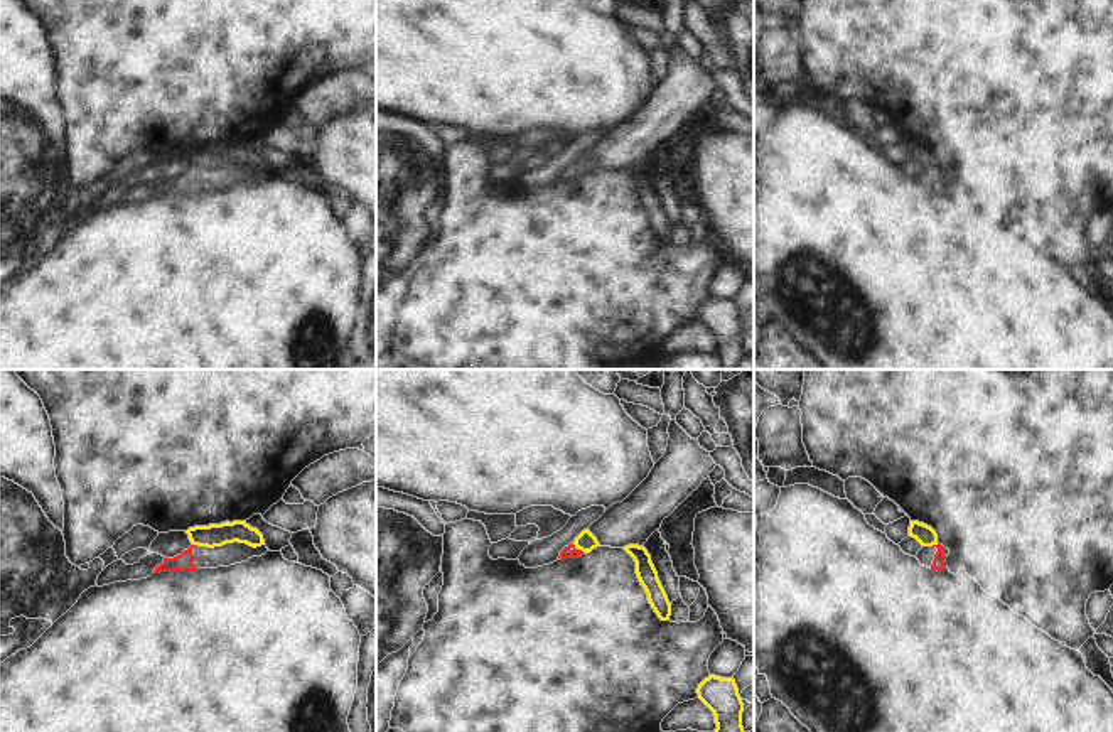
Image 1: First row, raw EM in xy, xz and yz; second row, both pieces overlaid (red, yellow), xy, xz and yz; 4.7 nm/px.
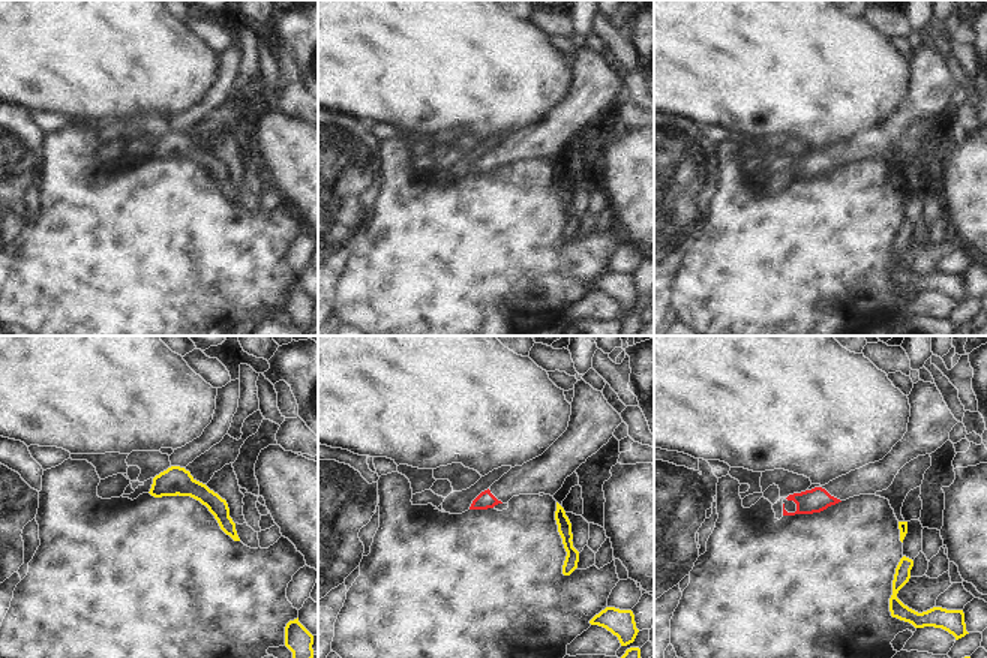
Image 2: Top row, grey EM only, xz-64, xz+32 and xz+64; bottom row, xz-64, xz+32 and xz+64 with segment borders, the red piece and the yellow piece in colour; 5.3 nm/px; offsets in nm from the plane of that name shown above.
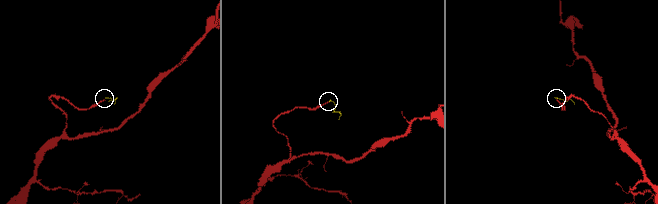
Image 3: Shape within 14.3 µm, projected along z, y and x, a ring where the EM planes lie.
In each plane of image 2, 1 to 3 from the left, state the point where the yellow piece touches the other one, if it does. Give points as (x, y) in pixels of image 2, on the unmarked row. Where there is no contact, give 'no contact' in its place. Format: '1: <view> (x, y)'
1: no contact
2: no contact
3: no contact

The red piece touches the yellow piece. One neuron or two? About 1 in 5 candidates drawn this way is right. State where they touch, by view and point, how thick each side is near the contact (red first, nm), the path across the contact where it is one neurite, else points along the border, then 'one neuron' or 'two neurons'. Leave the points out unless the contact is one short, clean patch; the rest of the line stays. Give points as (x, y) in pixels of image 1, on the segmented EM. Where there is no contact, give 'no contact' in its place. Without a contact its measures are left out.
contact yz (935, 545); calibres 60 and 90 nm; border yz (938, 543), (931, 545); two neurons

